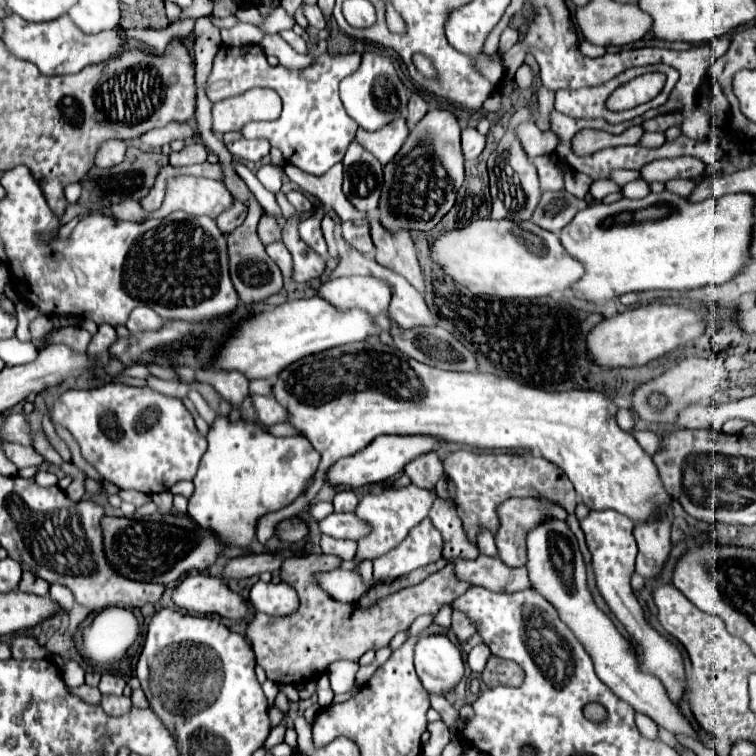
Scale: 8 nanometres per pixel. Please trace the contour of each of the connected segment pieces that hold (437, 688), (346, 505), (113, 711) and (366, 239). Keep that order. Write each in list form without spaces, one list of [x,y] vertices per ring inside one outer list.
[[[424,635],[414,647],[416,673],[426,691],[446,695],[464,675],[464,659],[444,635]]]
[[[340,491],[340,493],[336,493],[332,505],[334,505],[336,513],[354,513],[358,507],[358,499],[352,491]]]
[[[102,695],[102,705],[100,705],[108,715],[114,715],[114,717],[120,717],[124,713],[130,713],[130,707],[132,707],[132,701],[130,697],[112,697],[112,695]]]
[[[348,221],[348,223],[342,223],[342,231],[340,233],[362,255],[366,255],[366,257],[374,255],[374,245],[372,245],[370,229],[368,229],[366,221]]]

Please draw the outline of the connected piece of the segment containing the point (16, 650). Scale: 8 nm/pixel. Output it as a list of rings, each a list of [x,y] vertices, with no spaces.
[[[16,635],[12,639],[12,657],[22,661],[22,659],[46,659],[48,653],[44,647],[40,647],[36,643],[36,639],[24,637],[24,635]]]

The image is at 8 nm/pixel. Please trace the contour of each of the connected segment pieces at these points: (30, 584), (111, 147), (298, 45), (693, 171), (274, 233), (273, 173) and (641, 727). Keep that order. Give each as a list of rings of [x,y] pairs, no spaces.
[[[24,571],[24,575],[22,575],[22,581],[20,581],[20,591],[24,591],[24,593],[34,593],[34,595],[40,595],[40,597],[44,597],[44,595],[48,595],[48,583],[46,581],[42,581],[42,579],[38,579],[36,575],[32,575],[30,571]]]
[[[126,141],[104,143],[96,155],[96,167],[102,167],[102,169],[114,167],[114,165],[122,163],[124,155],[126,155]]]
[[[290,29],[290,31],[280,31],[280,37],[282,37],[294,51],[298,51],[298,53],[306,53],[306,43],[304,43],[304,39],[298,37],[292,29]]]
[[[696,157],[658,159],[640,169],[642,179],[648,183],[652,183],[652,181],[666,183],[668,179],[696,179],[704,171],[706,171],[706,165]]]
[[[262,213],[260,217],[260,241],[262,243],[272,243],[280,239],[280,227],[276,225],[276,221],[272,217],[268,217],[266,213]]]
[[[262,165],[256,175],[258,175],[260,183],[262,183],[270,193],[278,193],[278,191],[280,191],[280,185],[282,185],[280,177],[282,177],[282,173],[280,173],[278,167],[274,167],[274,165]]]
[[[638,713],[636,715],[636,725],[638,725],[638,731],[646,737],[646,739],[658,739],[658,725],[654,721],[650,721],[646,715]]]

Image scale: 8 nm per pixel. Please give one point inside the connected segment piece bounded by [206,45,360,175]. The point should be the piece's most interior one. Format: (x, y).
(313, 132)

